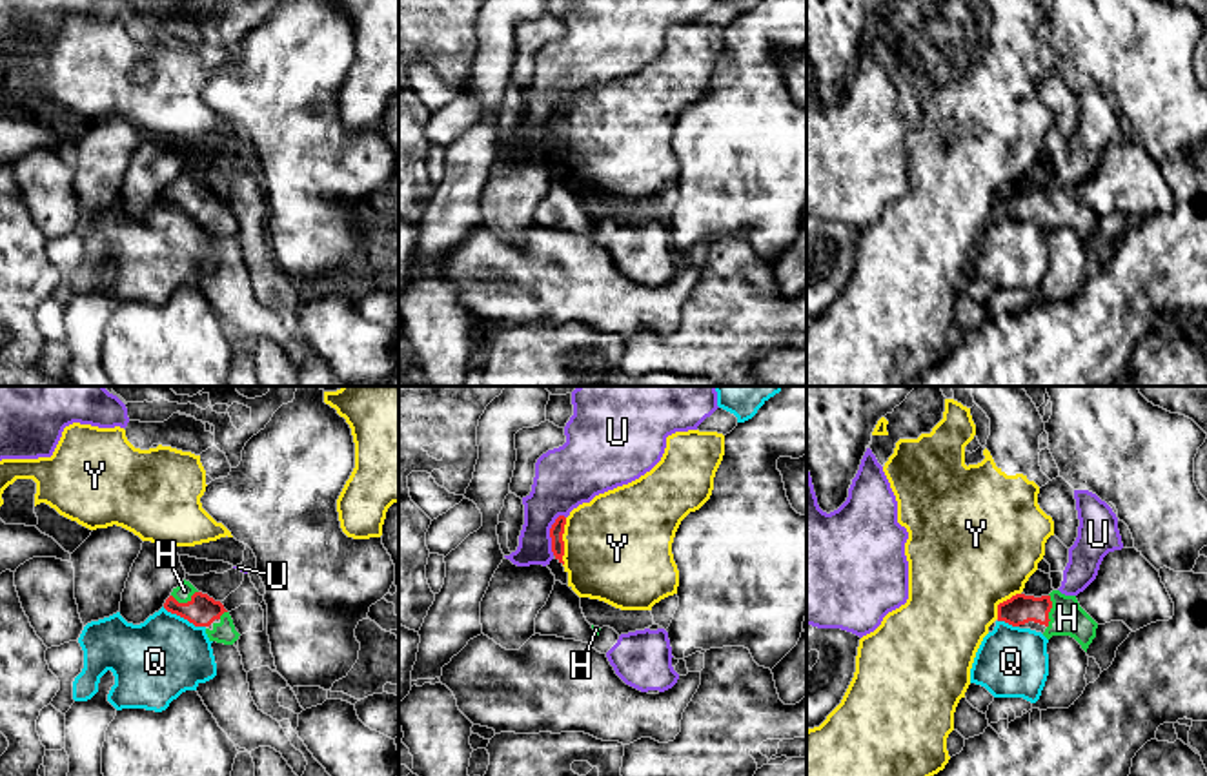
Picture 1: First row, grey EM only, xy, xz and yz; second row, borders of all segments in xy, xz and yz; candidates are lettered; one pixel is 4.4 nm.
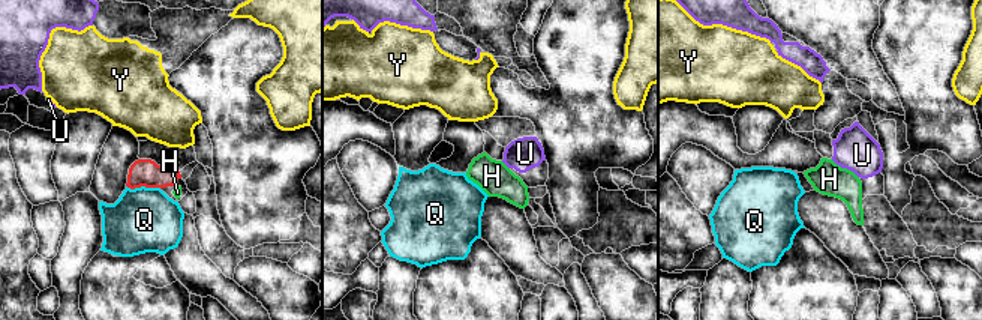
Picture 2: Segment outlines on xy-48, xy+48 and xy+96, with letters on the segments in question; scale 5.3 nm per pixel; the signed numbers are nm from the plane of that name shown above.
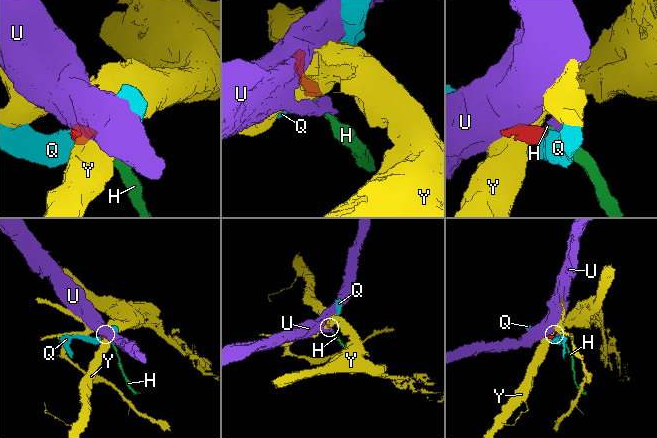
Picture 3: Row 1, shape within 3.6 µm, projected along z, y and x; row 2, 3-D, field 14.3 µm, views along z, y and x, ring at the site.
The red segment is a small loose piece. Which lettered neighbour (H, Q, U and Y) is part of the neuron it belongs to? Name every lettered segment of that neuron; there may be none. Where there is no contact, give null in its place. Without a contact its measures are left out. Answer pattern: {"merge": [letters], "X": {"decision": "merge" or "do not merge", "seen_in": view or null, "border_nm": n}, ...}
{"merge": ["H"], "H": {"decision": "merge", "seen_in": "yz", "border_nm": 150}, "Q": {"decision": "do not merge", "seen_in": "xy", "border_nm": 220}, "U": {"decision": "do not merge", "seen_in": "xz", "border_nm": 190}, "Y": {"decision": "do not merge", "seen_in": "xz", "border_nm": 220}}

